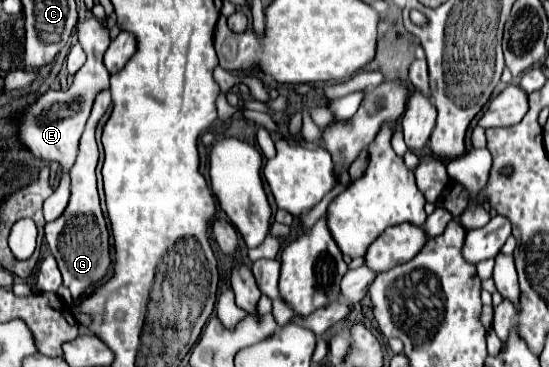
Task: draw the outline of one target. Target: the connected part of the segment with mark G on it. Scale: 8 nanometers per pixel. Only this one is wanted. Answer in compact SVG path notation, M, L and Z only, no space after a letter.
M107 89L99 91L93 101L91 117L89 117L85 133L81 137L79 155L77 155L77 161L71 171L69 205L63 211L63 215L53 221L53 245L49 245L49 247L51 247L53 257L57 259L59 271L63 275L63 285L71 291L73 301L79 301L89 291L89 287L99 285L111 267L109 229L107 229L107 221L105 221L105 215L99 205L97 177L95 177L95 167L97 167L97 159L99 159L99 151L97 151L97 143L95 143L95 125L101 119L101 115L107 111L109 103L111 103L109 91Z

